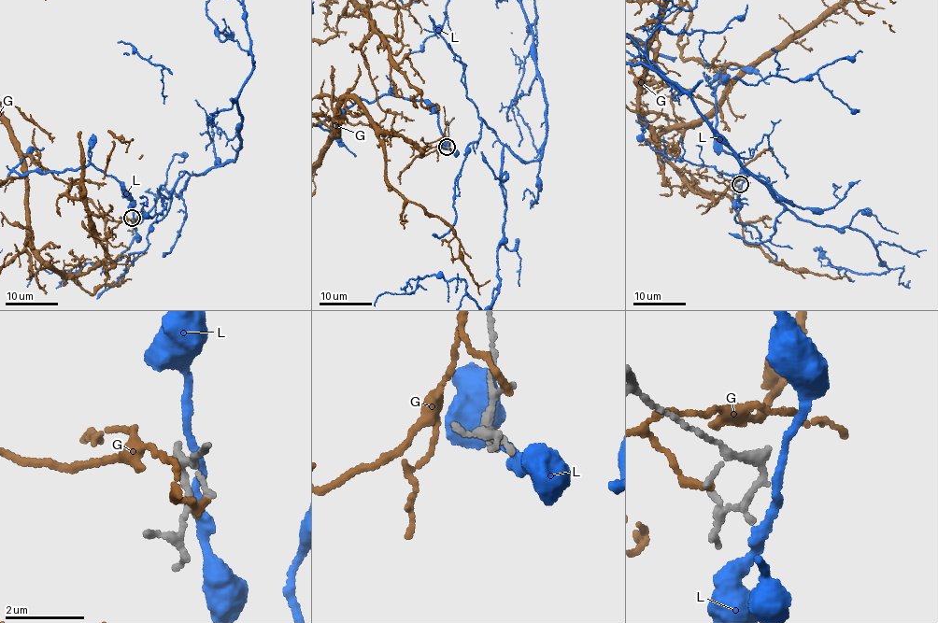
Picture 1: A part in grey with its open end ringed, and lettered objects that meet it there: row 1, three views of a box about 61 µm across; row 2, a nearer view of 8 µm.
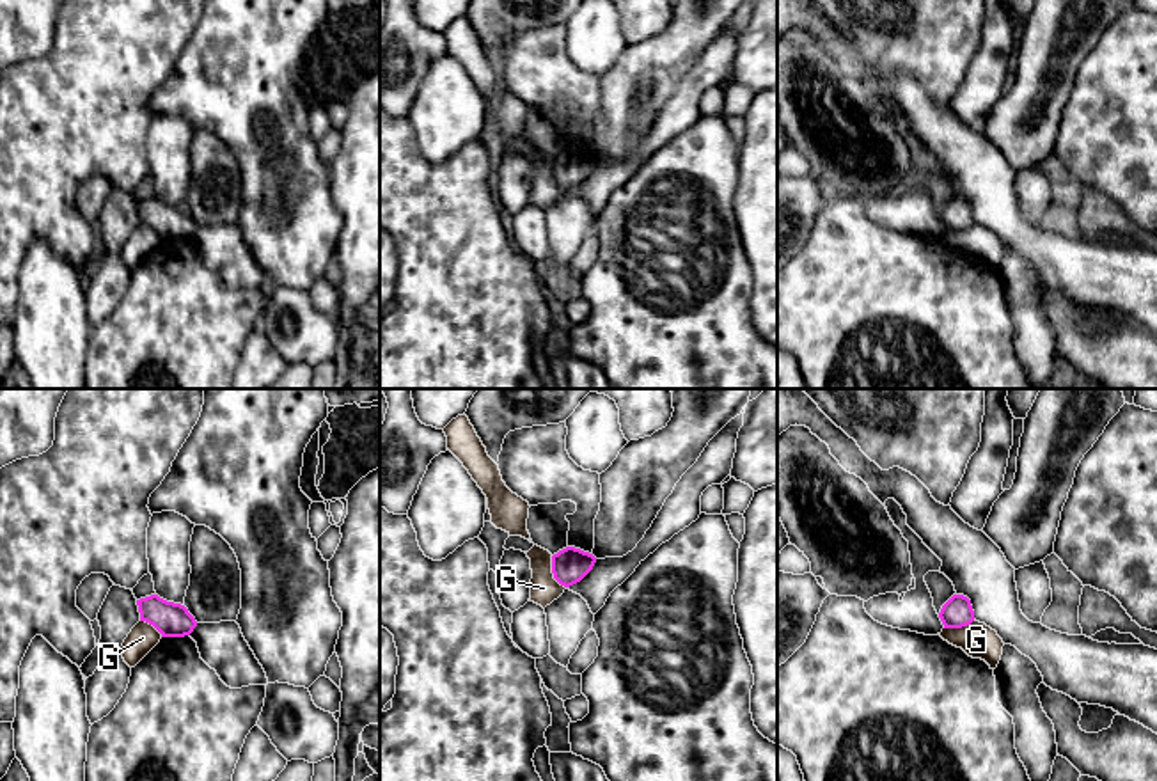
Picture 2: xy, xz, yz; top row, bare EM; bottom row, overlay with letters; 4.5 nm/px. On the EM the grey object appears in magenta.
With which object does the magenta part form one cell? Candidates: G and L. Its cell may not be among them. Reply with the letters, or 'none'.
none

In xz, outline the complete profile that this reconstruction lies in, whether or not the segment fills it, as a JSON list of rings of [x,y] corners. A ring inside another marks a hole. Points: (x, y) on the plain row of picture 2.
[[[566,149],[552,158],[554,181],[570,190],[580,185],[594,169],[596,160],[575,149]]]

